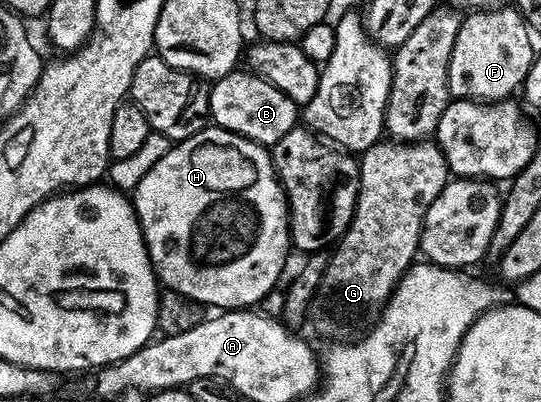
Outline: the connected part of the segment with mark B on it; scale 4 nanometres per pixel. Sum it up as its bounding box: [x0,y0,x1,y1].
[208,71,298,146]

